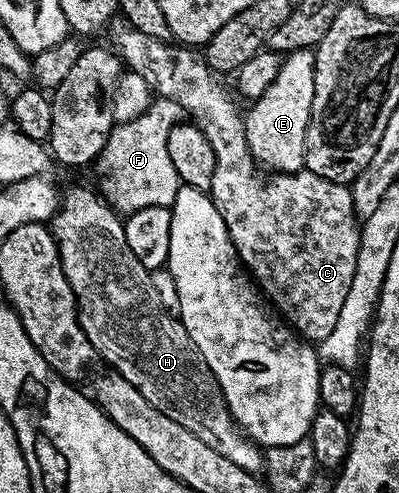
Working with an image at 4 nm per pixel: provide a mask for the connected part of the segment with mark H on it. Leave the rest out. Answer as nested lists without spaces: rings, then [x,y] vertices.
[[[76,186],[65,202],[63,199],[62,209],[51,219],[50,229],[60,250],[66,280],[70,280],[70,288],[76,297],[80,327],[86,332],[97,355],[101,359],[104,357],[115,373],[130,380],[130,384],[134,384],[134,388],[138,388],[138,392],[142,392],[142,396],[146,396],[146,400],[150,400],[150,404],[154,404],[158,412],[166,412],[170,420],[178,420],[182,428],[190,428],[190,432],[194,432],[198,440],[210,444],[214,452],[222,452],[226,460],[234,460],[234,464],[238,464],[243,470],[259,471],[264,464],[261,447],[236,425],[214,372],[208,369],[206,360],[179,317],[163,307],[162,299],[154,288],[151,273],[145,266],[138,264],[138,256],[134,256],[134,252],[130,252],[130,244],[126,244],[121,215],[99,193],[91,194],[90,191]]]

